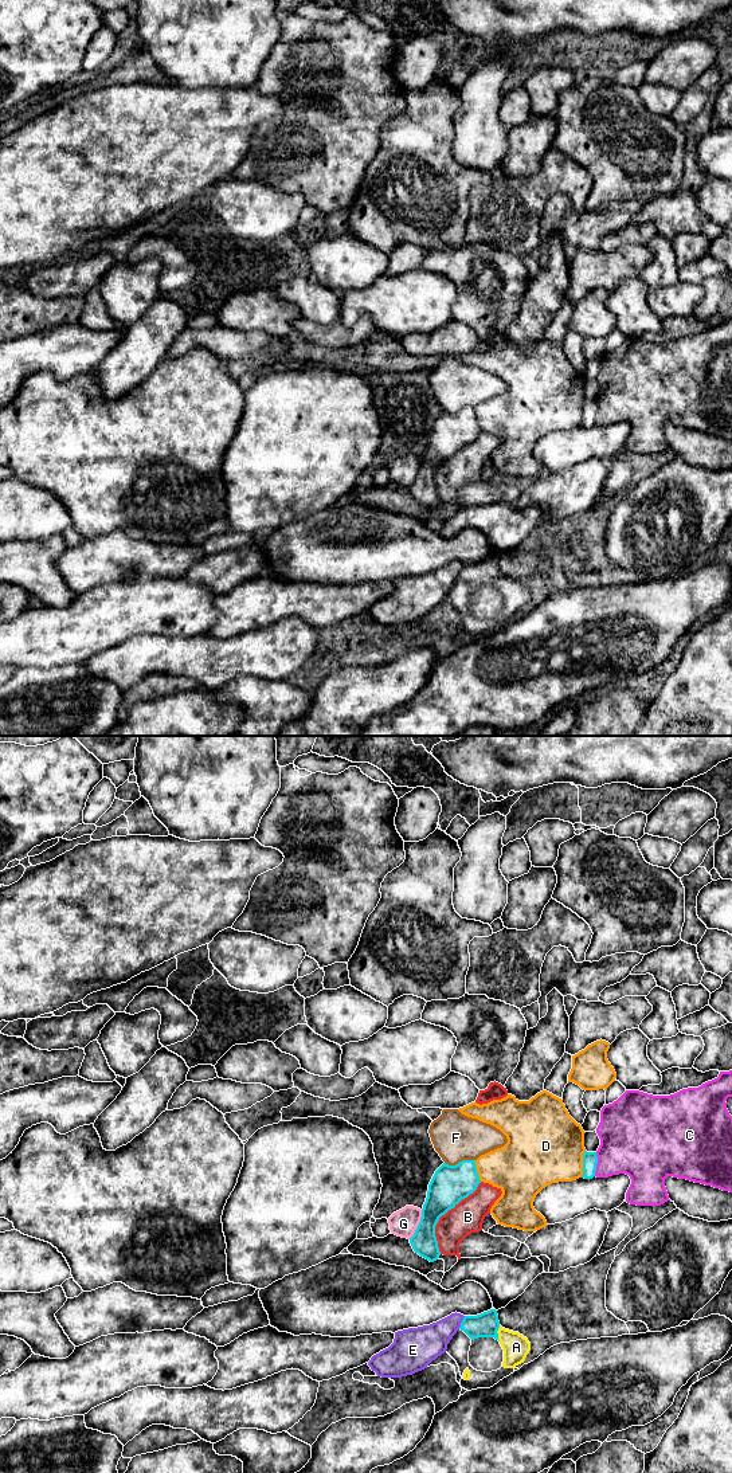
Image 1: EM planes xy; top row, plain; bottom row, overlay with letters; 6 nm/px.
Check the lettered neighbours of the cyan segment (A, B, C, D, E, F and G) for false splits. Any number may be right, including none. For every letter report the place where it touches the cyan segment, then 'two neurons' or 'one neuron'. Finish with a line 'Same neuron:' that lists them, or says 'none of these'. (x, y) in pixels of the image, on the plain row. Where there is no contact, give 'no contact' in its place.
A: meets cyan in xy at (497, 582); one neuron
B: meets cyan in xy at (443, 462); two neurons
C: meets cyan in xy at (597, 411); two neurons
D: meets cyan in xy at (583, 412); two neurons
E: meets cyan in xy at (461, 571); two neurons
F: meets cyan in xy at (460, 410); two neurons
G: meets cyan in xy at (418, 473); two neurons
Same neuron: A

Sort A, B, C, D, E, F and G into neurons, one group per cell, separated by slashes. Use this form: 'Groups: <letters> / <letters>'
Groups: A / B / C / D / E / F / G

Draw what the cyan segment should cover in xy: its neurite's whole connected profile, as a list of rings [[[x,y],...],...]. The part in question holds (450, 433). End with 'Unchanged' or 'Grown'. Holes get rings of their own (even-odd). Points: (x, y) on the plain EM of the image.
[[[462,408],[455,414],[443,411],[434,422],[422,457],[420,470],[410,486],[415,501],[434,510],[441,500],[435,474],[442,463],[473,442],[481,431],[475,408]]]. Unchanged

